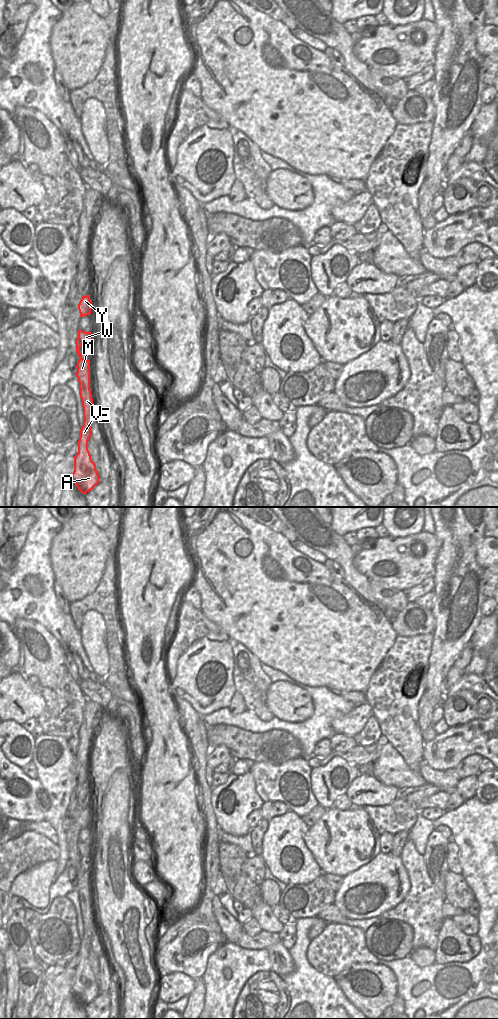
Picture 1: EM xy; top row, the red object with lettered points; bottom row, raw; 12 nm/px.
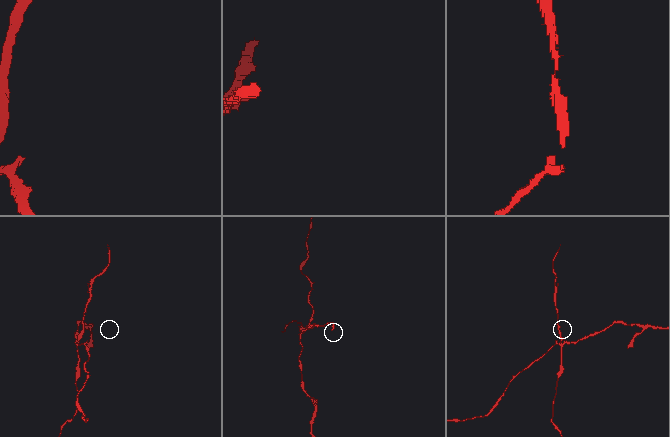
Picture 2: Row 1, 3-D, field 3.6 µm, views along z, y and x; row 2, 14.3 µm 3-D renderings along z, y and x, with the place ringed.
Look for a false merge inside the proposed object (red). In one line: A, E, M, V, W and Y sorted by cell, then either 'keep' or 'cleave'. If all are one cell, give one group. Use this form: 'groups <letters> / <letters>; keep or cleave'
groups A E M V Y / W; cleave

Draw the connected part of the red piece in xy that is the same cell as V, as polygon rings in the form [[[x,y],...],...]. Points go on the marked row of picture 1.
[[[79,337],[75,338],[75,344],[76,353],[79,357],[76,365],[76,377],[79,382],[84,421],[77,442],[78,453],[73,457],[74,471],[72,473],[72,482],[84,495],[99,483],[99,474],[88,450],[88,441],[91,438],[92,420],[97,417],[97,414],[90,390],[90,361],[82,358],[80,353],[82,343]]]

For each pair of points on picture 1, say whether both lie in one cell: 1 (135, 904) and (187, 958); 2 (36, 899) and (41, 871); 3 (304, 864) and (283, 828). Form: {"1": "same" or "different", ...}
{"1": "different", "2": "same", "3": "same"}

